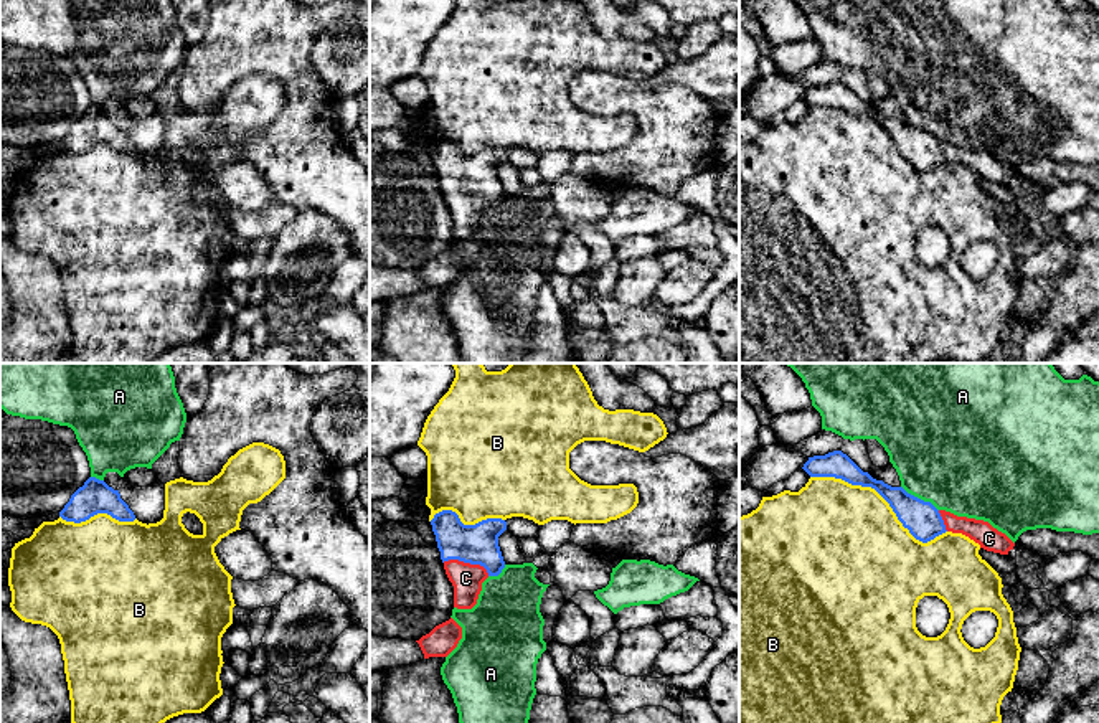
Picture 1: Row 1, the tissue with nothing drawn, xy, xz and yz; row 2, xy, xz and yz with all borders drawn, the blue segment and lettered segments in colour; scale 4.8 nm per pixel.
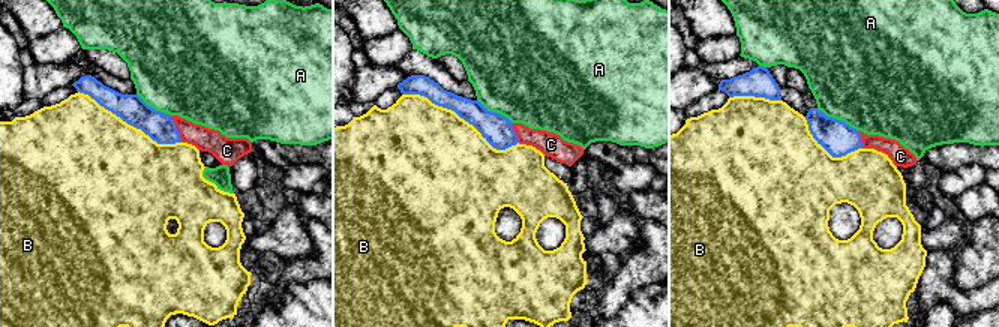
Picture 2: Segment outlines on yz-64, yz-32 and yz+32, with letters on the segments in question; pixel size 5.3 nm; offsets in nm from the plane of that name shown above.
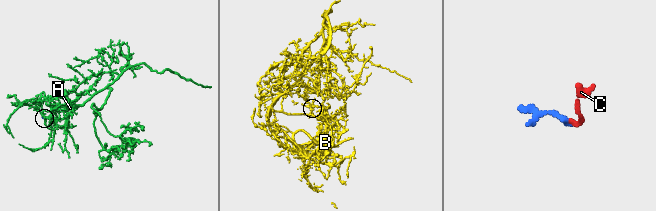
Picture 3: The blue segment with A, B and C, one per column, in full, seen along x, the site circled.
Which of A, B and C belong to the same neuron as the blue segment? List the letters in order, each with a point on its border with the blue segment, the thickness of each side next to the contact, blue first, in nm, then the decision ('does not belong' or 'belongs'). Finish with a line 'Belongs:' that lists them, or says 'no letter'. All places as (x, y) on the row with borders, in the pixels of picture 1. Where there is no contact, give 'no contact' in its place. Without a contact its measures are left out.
A: contact yz (919, 499); calibres 170 and 480 nm; does not belong
B: contact yz (882, 496); calibres 170 and 500 nm; does not belong
C: contact xz (467, 562); calibres 190 and 150 nm; belongs
Belongs: C

